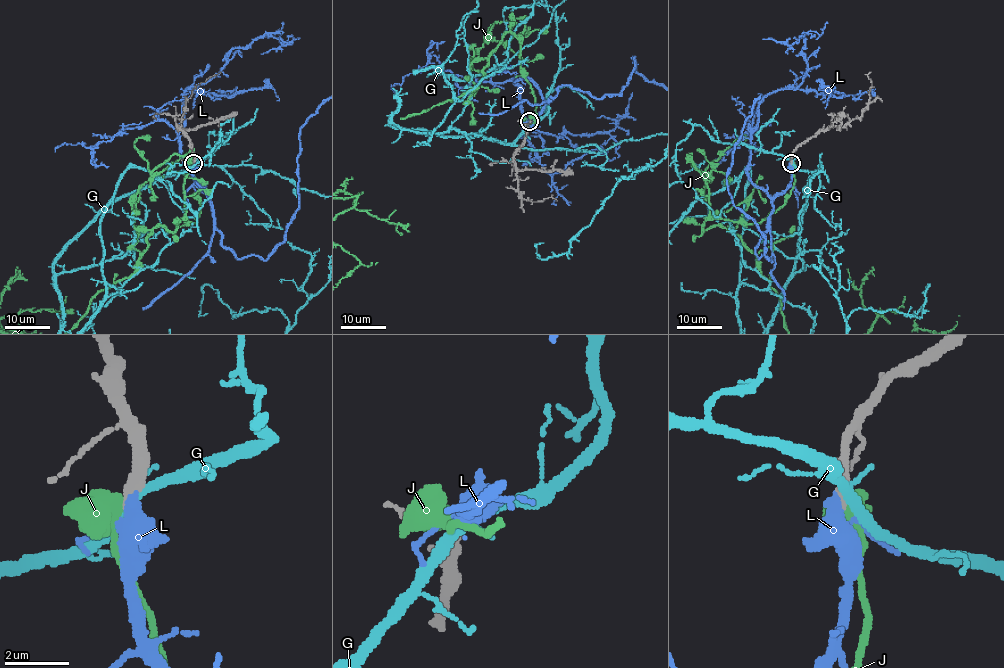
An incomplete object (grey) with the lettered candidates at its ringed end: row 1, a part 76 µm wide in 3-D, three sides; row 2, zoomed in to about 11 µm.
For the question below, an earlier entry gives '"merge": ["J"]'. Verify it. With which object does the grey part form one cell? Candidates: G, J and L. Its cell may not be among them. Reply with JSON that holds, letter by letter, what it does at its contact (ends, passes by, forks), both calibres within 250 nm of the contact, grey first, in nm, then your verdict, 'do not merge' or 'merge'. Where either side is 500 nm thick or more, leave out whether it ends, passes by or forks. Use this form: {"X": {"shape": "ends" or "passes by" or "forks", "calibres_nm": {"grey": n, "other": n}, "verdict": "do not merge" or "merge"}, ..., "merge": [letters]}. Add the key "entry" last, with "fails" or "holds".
{"G": {"shape": "forks", "calibres_nm": {"grey": 380, "other": 280}, "verdict": "do not merge"}, "J": {"calibres_nm": {"grey": 320, "other": 550}, "verdict": "do not merge"}, "L": {"shape": "ends", "calibres_nm": {"grey": 360, "other": 440}, "verdict": "merge"}, "merge": ["L"], "entry": "fails"}

